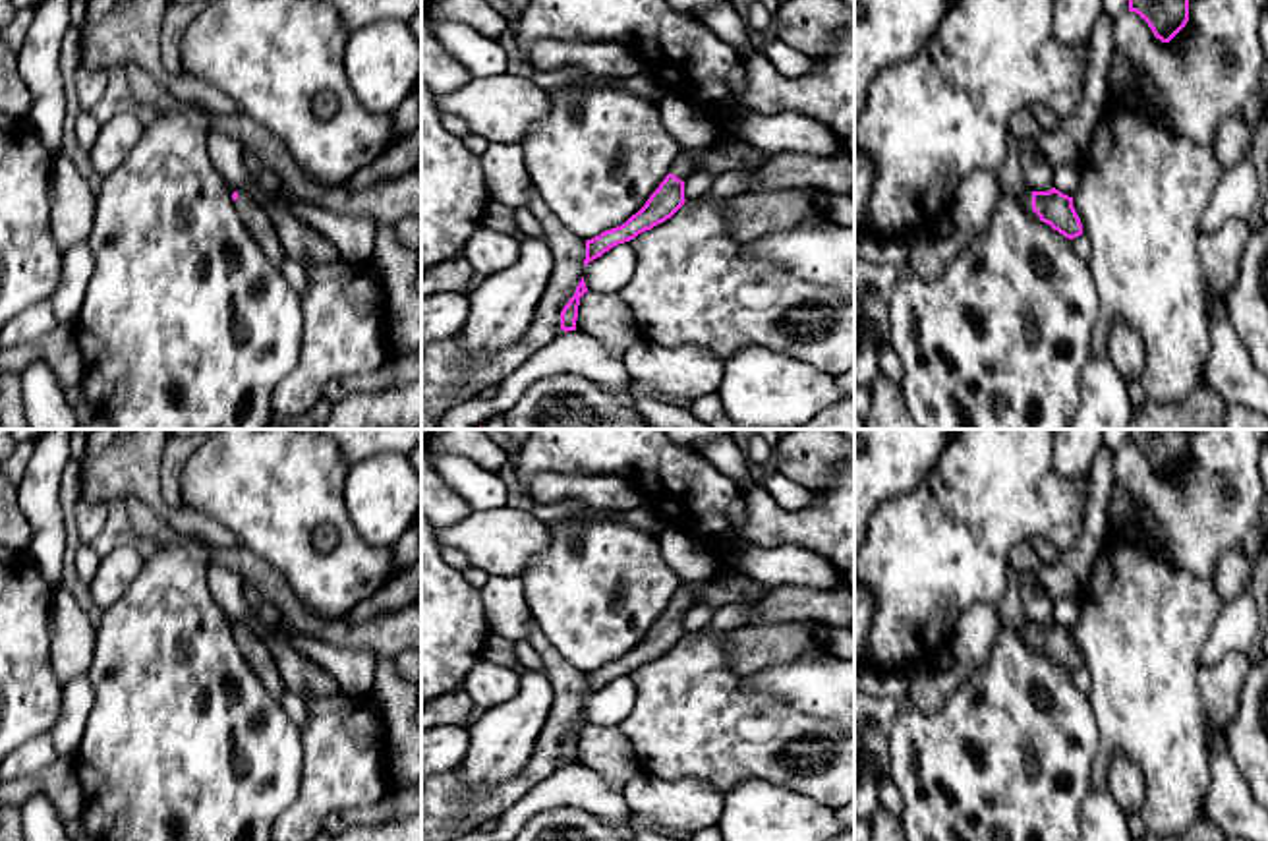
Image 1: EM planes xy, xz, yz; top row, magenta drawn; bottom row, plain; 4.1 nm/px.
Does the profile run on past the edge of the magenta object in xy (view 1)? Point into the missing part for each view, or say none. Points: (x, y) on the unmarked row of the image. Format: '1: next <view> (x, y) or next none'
1: next xy (252, 646)

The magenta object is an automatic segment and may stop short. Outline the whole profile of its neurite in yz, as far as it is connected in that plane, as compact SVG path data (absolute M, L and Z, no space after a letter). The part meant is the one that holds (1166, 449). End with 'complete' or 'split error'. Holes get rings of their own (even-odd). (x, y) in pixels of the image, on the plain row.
M1127 429L1129 445L1138 447L1154 470L1169 476L1189 454L1189 429Z; complete

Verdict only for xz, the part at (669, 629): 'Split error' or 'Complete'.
Split error

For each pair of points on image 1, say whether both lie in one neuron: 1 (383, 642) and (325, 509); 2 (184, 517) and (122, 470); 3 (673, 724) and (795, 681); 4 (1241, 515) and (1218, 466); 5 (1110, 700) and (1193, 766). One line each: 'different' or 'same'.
1: different
2: same
3: different
4: same
5: same

